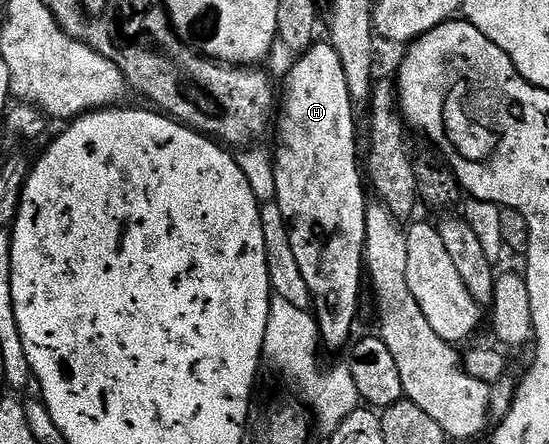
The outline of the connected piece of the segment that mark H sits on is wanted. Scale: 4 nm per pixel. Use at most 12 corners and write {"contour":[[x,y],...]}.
{"contour":[[329,43],[282,81],[274,203],[325,346],[356,325],[366,211]]}

